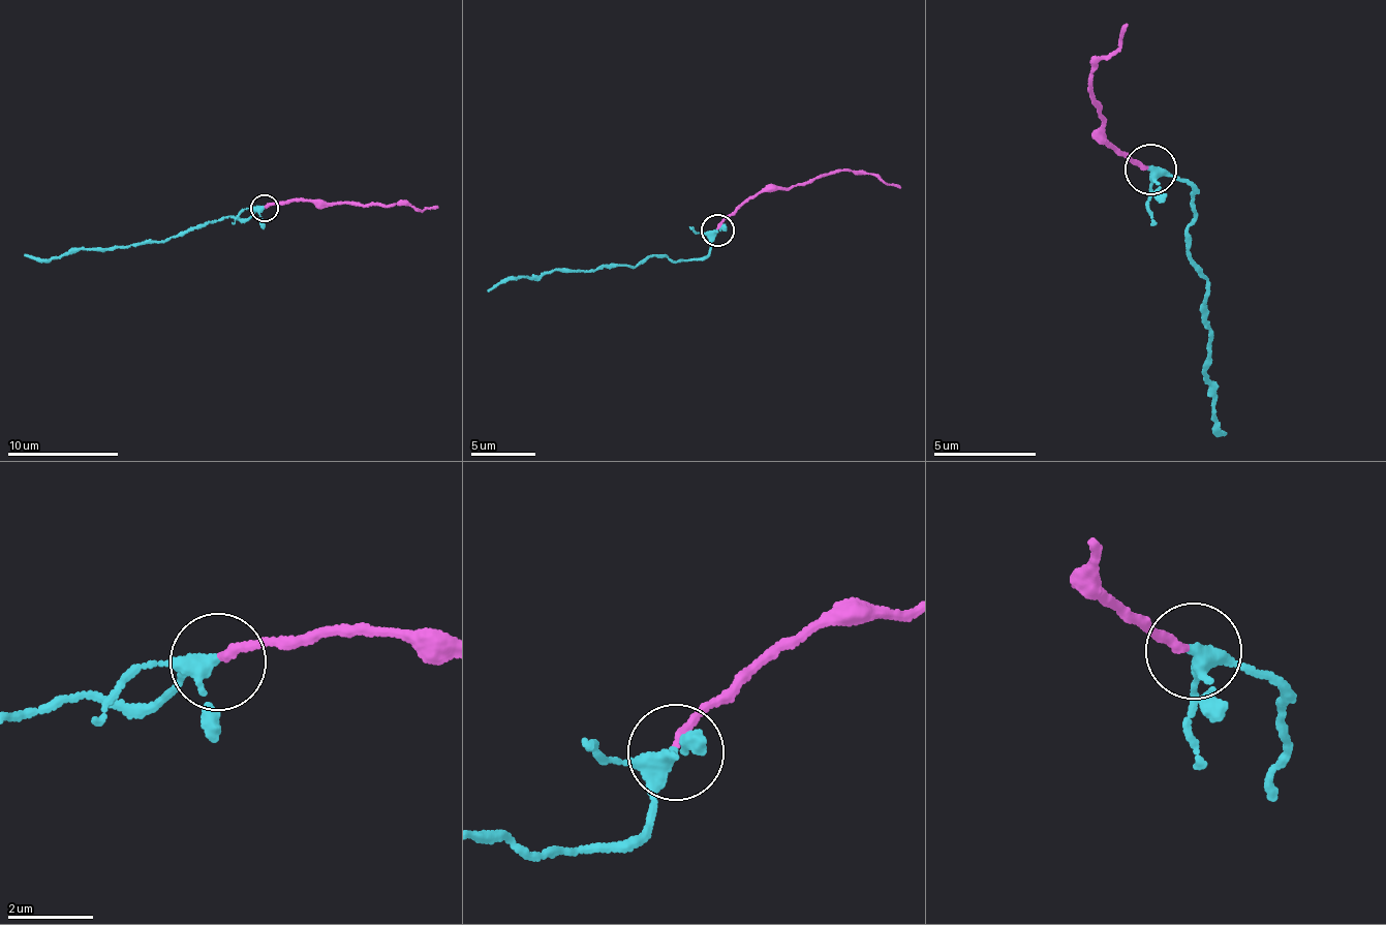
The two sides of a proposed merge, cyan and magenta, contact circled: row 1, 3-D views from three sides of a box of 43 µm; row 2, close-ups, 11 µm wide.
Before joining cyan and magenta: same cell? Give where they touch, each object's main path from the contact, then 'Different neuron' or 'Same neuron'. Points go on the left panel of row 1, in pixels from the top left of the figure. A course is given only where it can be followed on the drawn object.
Place: (264, 208). Course of cyan: (264, 208), (241, 220), (221, 216), (163, 243), (148, 240), (122, 248), (69, 251), (37, 258), (24, 254). Course of magenta: (264, 208), (296, 198), (312, 204), (383, 205), (421, 211), (438, 208). Same neuron

